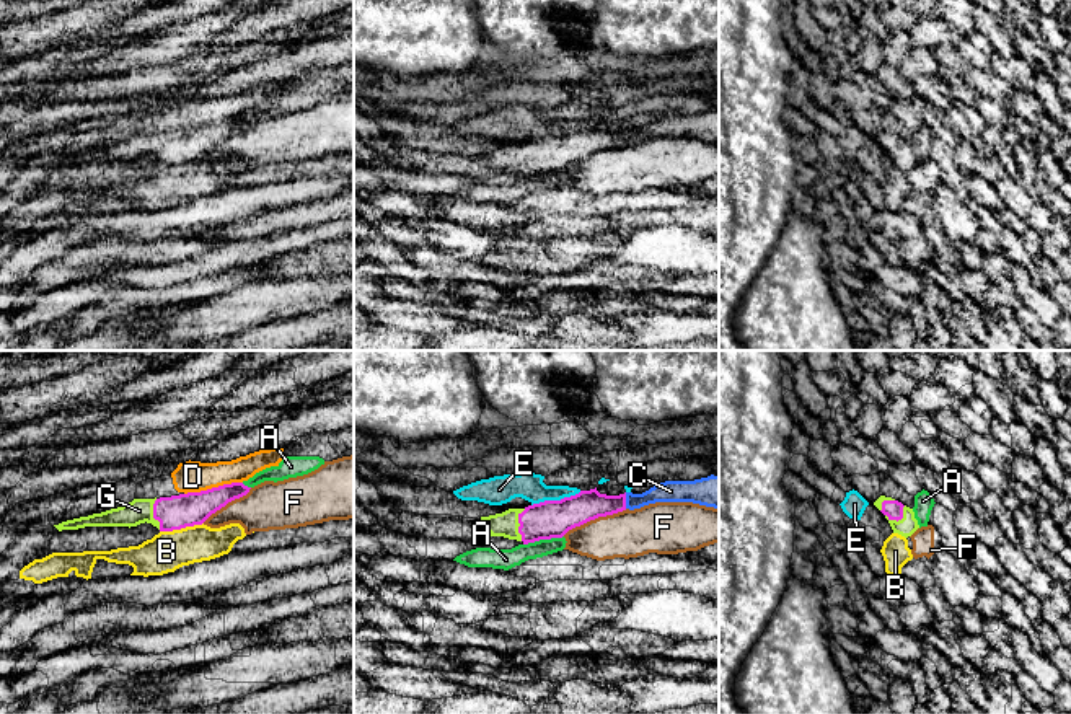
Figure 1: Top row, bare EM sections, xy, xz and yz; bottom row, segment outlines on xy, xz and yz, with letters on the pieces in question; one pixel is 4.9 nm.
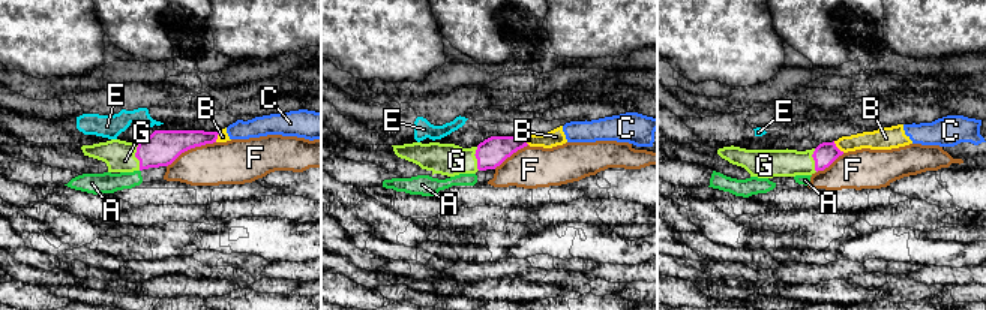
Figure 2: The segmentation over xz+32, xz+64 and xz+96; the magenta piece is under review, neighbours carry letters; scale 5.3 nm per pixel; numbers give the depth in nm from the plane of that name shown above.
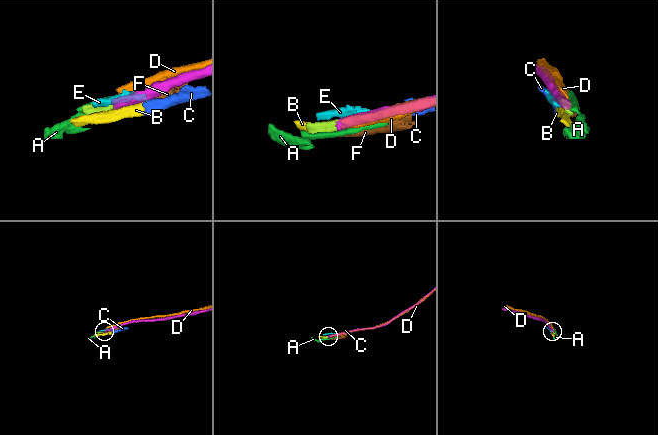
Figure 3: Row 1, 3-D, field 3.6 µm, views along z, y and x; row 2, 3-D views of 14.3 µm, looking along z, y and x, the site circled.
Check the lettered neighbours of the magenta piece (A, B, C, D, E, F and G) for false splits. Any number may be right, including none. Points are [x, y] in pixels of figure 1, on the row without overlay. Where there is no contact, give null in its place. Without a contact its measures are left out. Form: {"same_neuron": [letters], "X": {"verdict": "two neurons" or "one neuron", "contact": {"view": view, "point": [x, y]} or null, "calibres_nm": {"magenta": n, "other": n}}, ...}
{"same_neuron": ["G"], "A": {"verdict": "two neurons", "contact": {"view": "xz", "point": [543, 173]}, "calibres_nm": {"magenta": 190, "other": 100}}, "B": {"verdict": "two neurons", "contact": {"view": "xy", "point": [181, 162]}, "calibres_nm": {"magenta": 170, "other": 200}}, "C": {"verdict": "two neurons", "contact": {"view": "xz", "point": [625, 136]}, "calibres_nm": {"magenta": 150, "other": 110}}, "D": {"verdict": "two neurons", "contact": {"view": "xy", "point": [212, 123]}, "calibres_nm": {"magenta": 170, "other": 160}}, "E": {"verdict": "two neurons", "contact": {"view": "xz", "point": [556, 136]}, "calibres_nm": {"magenta": 190, "other": 140}}, "F": {"verdict": "two neurons", "contact": {"view": "xz", "point": [594, 154]}, "calibres_nm": {"magenta": 190, "other": 240}}, "G": {"verdict": "one neuron", "contact": {"view": "xz", "point": [520, 160]}, "calibres_nm": {"magenta": 190, "other": 120}}}

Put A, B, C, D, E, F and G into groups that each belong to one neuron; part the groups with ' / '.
A / B C / D / E / F / G

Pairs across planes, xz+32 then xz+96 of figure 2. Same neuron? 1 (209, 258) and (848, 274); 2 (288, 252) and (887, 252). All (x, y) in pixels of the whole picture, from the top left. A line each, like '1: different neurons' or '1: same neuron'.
1: same neuron
2: same neuron

